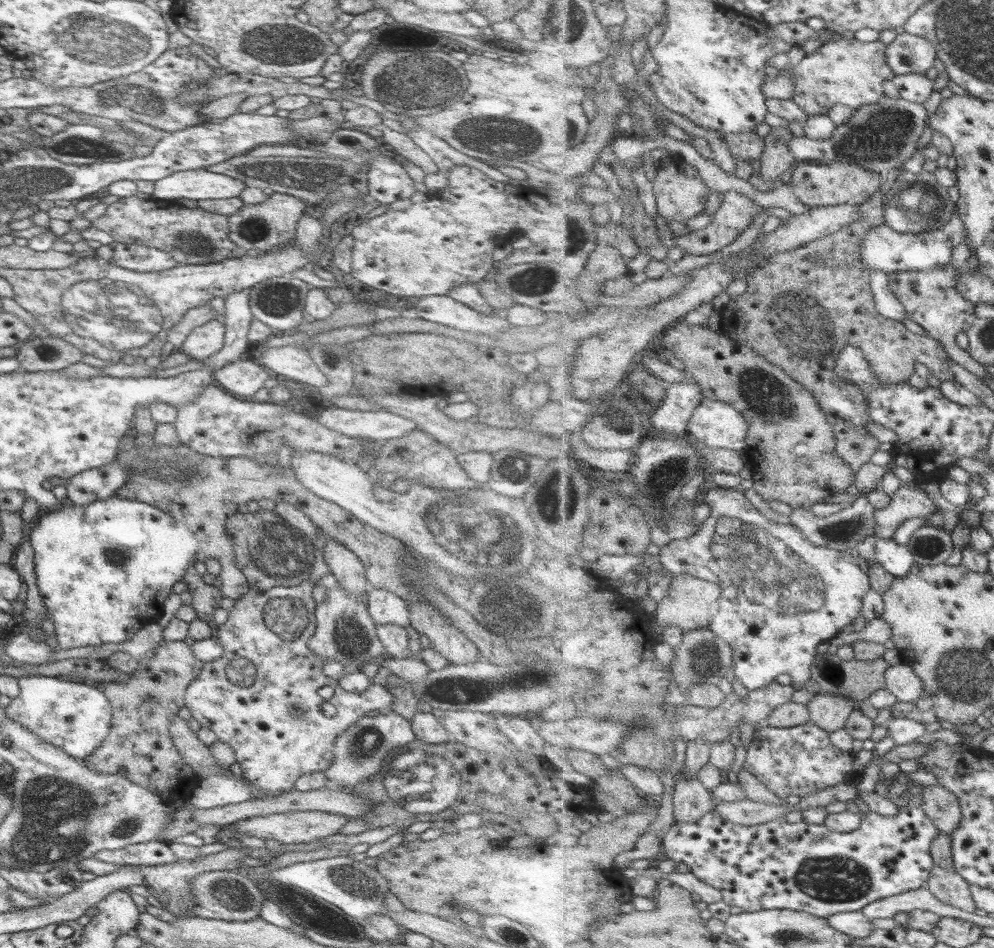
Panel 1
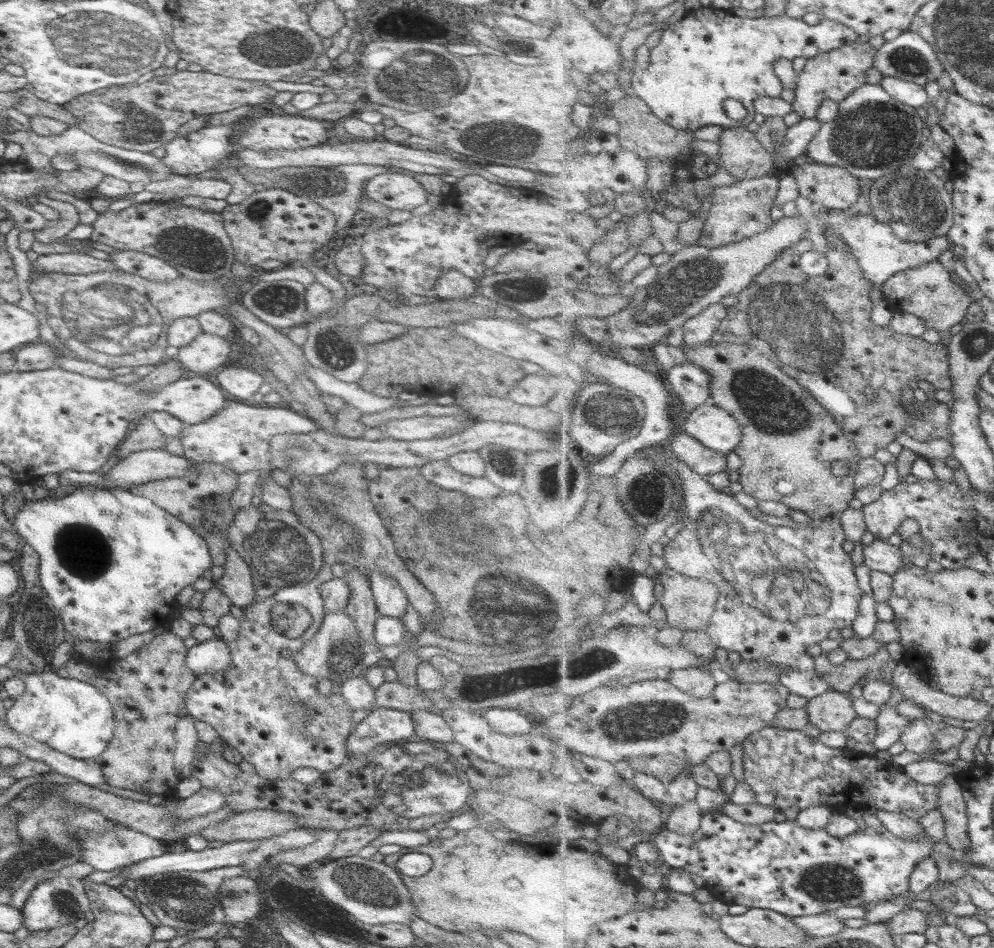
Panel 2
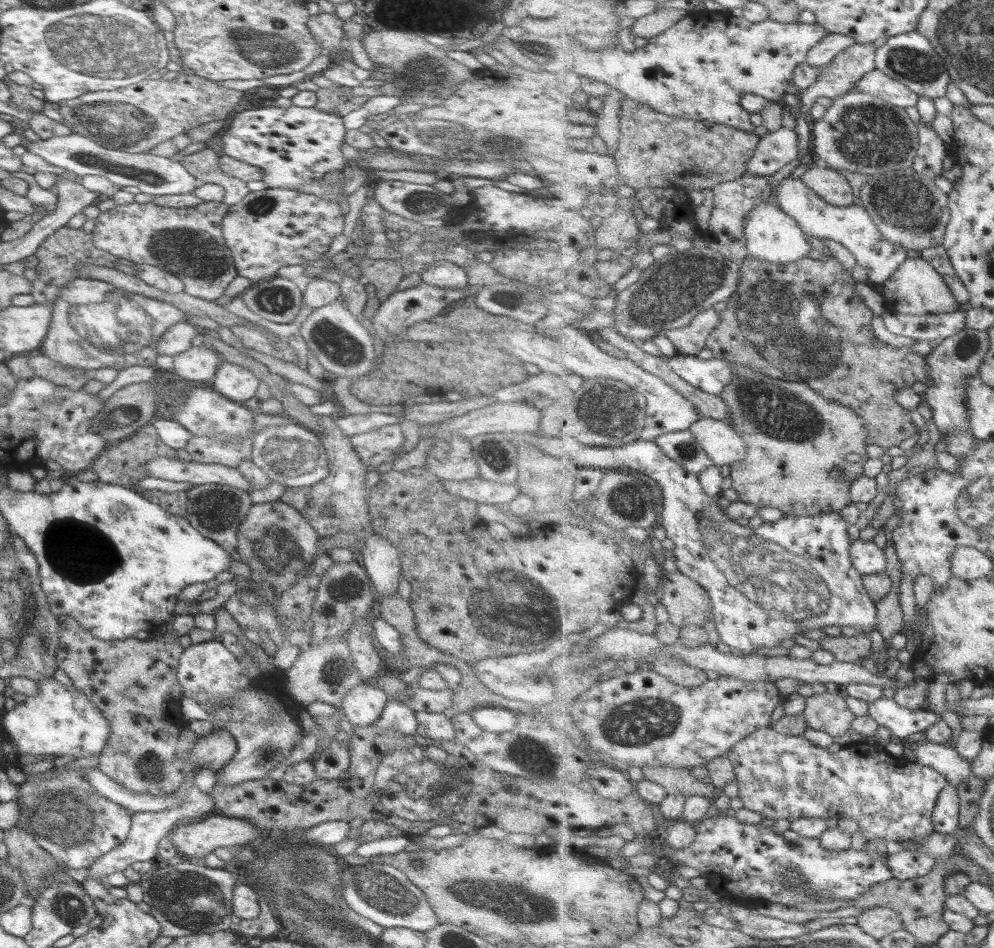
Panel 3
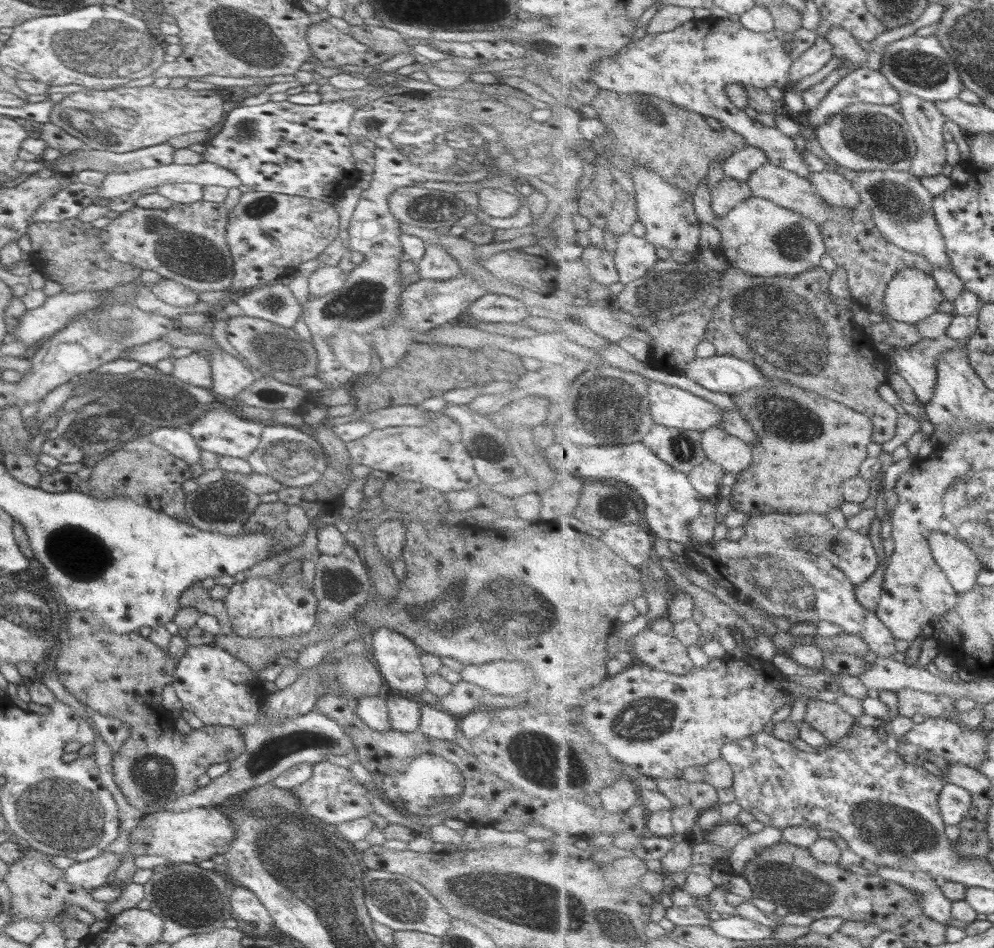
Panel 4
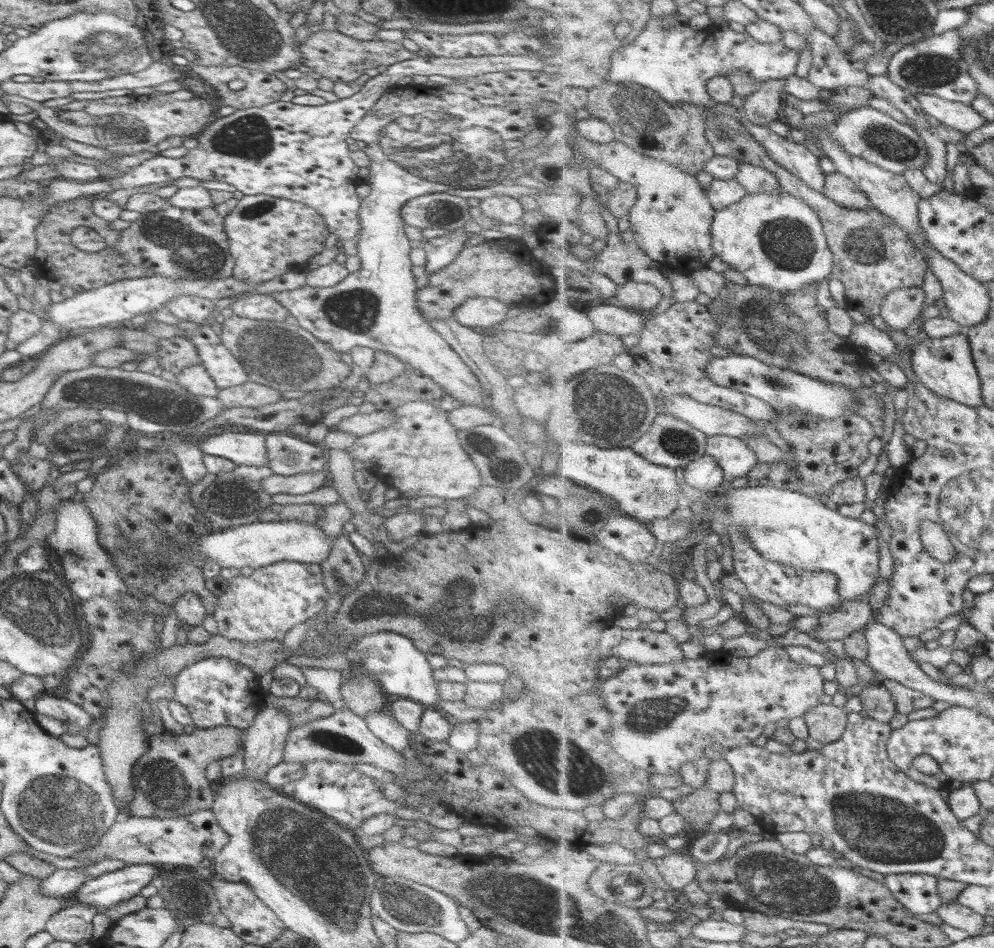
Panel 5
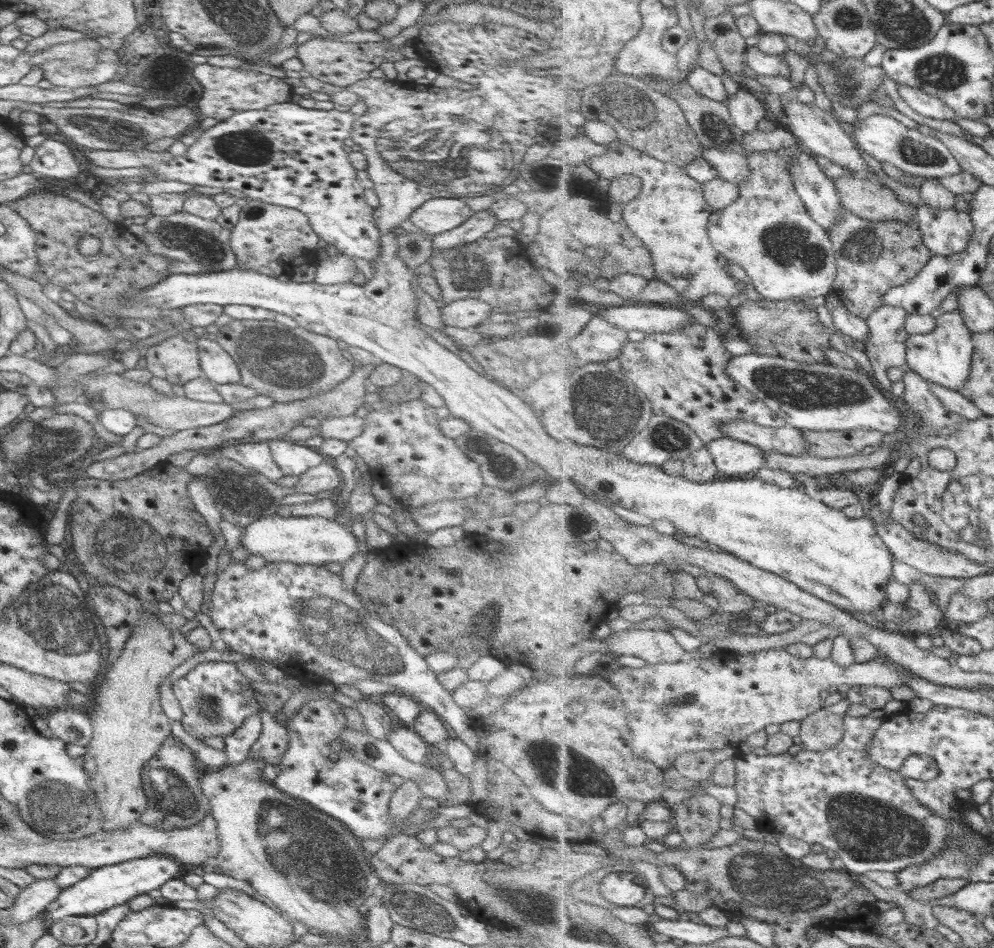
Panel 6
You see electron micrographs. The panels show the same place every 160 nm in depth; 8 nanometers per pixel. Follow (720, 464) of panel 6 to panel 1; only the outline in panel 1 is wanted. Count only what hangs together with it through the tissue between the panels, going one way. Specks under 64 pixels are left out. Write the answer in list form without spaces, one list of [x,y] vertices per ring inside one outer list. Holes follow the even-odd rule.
[[[707,397],[688,424],[688,433],[698,445],[736,451],[746,448],[748,430],[749,423],[735,406]]]

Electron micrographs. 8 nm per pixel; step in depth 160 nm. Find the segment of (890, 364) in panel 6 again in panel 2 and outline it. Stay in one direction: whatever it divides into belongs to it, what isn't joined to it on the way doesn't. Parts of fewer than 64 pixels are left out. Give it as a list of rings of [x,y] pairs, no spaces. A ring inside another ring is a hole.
[[[937,260],[921,268],[897,272],[880,286],[880,290],[891,312],[914,314],[924,319],[926,328],[939,333],[945,331],[953,333],[961,324],[964,324],[968,308],[973,304],[969,292],[961,288],[957,282],[953,282],[951,272],[947,272]]]

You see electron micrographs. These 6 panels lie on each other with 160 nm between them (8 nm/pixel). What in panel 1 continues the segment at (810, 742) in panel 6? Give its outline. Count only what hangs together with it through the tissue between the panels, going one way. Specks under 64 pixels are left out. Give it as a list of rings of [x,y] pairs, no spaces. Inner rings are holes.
[[[819,693],[807,705],[810,710],[810,720],[830,733],[846,727],[857,703],[840,695]]]

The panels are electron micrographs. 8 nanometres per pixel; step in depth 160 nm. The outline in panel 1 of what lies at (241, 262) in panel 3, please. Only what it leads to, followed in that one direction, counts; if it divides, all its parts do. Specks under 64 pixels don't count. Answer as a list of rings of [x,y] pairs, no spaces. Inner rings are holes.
[[[273,193],[265,201],[253,206],[245,205],[227,217],[227,238],[245,250],[255,250],[258,254],[269,252],[287,241],[293,241],[295,227],[301,216],[316,215],[316,210],[287,194]]]

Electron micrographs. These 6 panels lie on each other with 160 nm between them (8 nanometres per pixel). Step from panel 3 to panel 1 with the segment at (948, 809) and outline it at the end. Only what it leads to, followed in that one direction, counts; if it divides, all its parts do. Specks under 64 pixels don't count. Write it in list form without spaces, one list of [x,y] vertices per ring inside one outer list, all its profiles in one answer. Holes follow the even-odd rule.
[[[907,805],[906,807],[901,807],[899,814],[895,816],[883,816],[882,814],[877,814],[875,811],[869,812],[862,818],[861,827],[854,832],[836,832],[835,830],[830,830],[826,825],[809,823],[804,820],[797,822],[797,824],[791,824],[791,822],[785,822],[783,818],[772,820],[765,824],[745,826],[743,824],[735,824],[724,816],[721,816],[716,810],[713,810],[702,816],[697,822],[674,822],[663,832],[661,840],[667,858],[673,860],[675,863],[685,863],[689,866],[696,878],[717,888],[721,892],[724,902],[730,906],[738,906],[745,912],[789,909],[827,918],[841,912],[863,910],[865,906],[876,900],[927,886],[933,867],[936,865],[931,851],[932,844],[940,834],[941,832],[937,829],[936,824],[933,823],[933,819],[929,818],[929,815],[921,807]]]

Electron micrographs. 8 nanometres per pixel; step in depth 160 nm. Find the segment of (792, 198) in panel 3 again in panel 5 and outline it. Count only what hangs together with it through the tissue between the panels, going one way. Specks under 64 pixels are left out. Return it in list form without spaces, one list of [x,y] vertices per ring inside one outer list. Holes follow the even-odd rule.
[[[740,161],[736,179],[745,187],[748,195],[775,194],[782,189],[780,180],[775,176],[775,173],[753,163]]]

